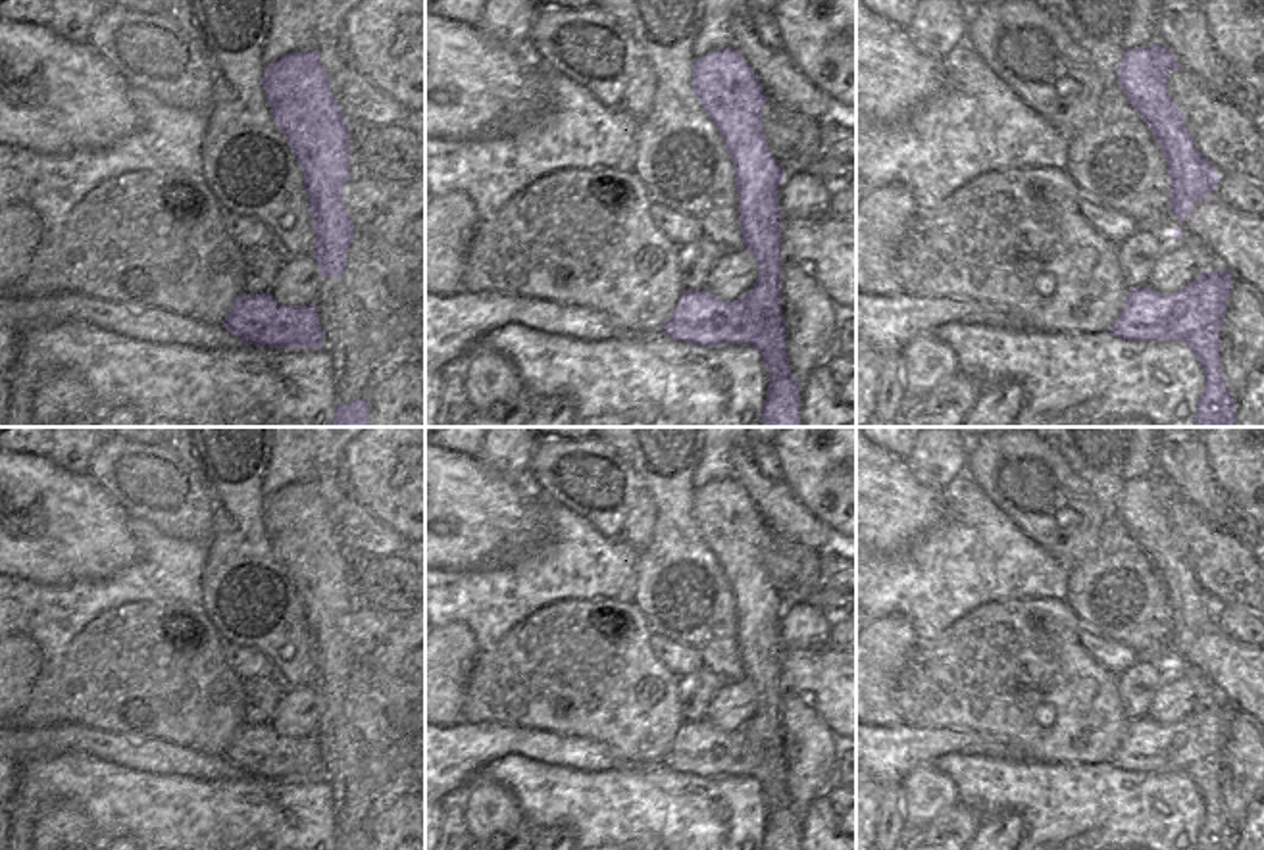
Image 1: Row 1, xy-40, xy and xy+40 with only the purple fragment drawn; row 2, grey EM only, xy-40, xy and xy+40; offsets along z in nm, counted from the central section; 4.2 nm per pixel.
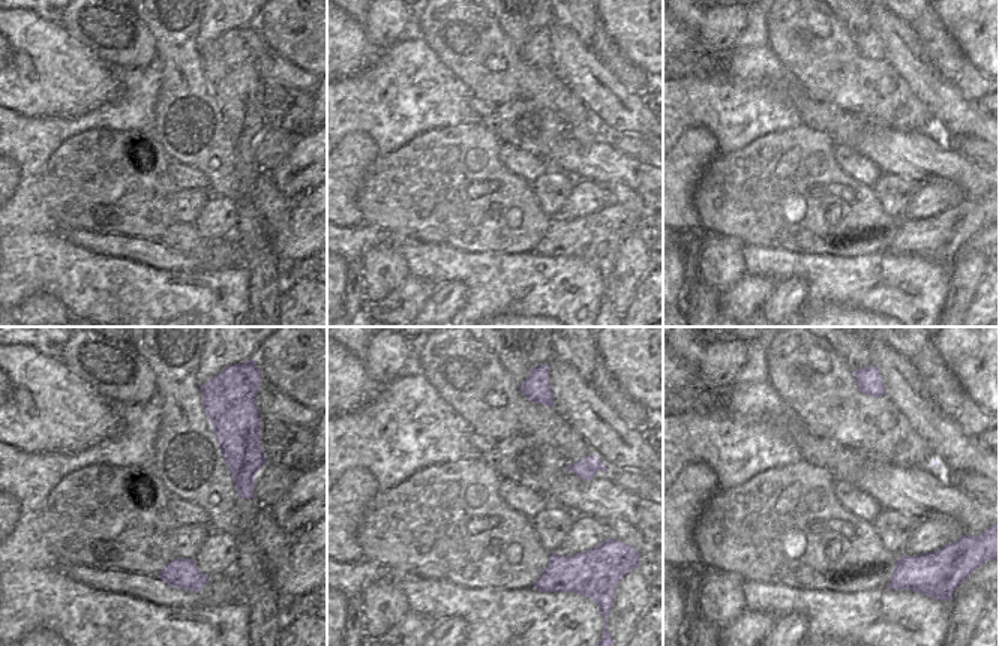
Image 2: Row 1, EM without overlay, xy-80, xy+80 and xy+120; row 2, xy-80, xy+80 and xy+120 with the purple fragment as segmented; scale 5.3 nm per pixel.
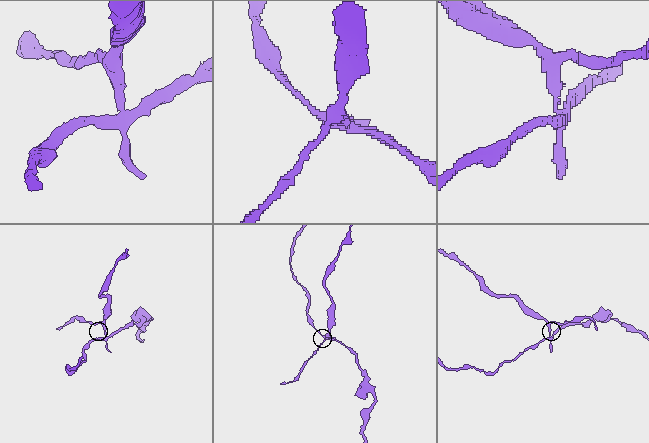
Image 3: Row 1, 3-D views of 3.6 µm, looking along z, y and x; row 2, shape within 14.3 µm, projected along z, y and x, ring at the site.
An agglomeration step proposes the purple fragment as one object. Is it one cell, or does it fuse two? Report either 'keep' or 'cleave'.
cleave

